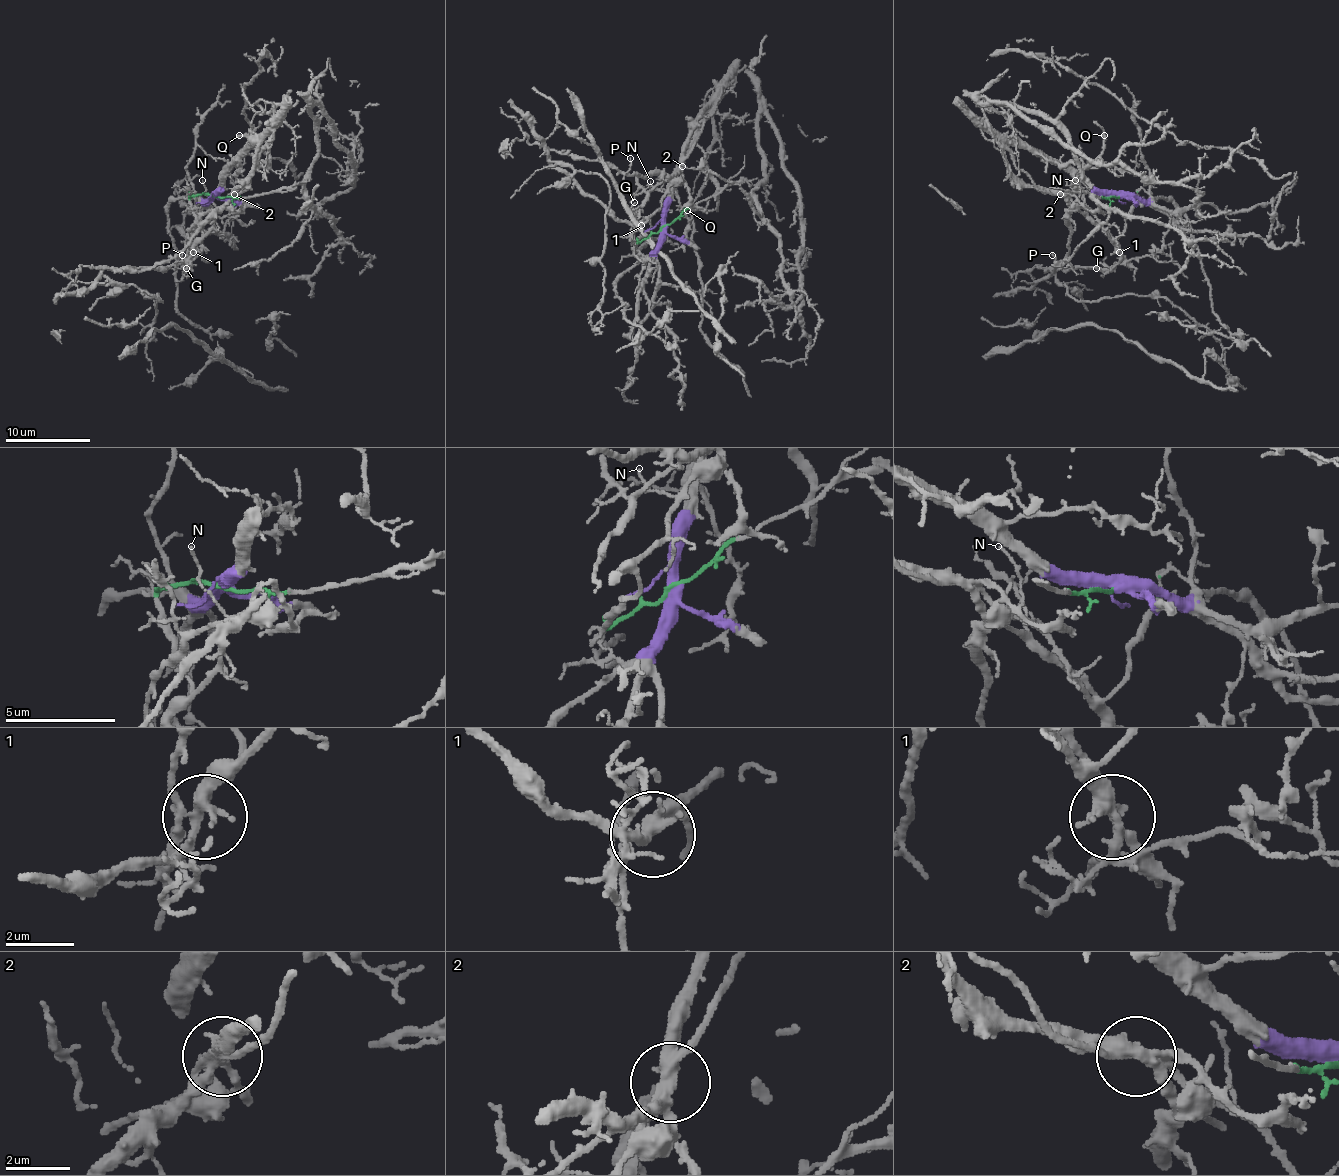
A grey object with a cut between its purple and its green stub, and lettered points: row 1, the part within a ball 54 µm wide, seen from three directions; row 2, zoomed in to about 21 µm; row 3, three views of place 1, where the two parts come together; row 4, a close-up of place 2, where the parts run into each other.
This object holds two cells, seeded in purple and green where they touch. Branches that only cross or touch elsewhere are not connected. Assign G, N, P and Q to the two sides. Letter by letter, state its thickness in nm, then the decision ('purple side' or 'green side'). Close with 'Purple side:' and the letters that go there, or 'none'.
G: 130 nm thick; green side
N: 100 nm thick; green side
P: 100 nm thick; purple side
Q: 200 nm thick; purple side
Purple side: P, Q

